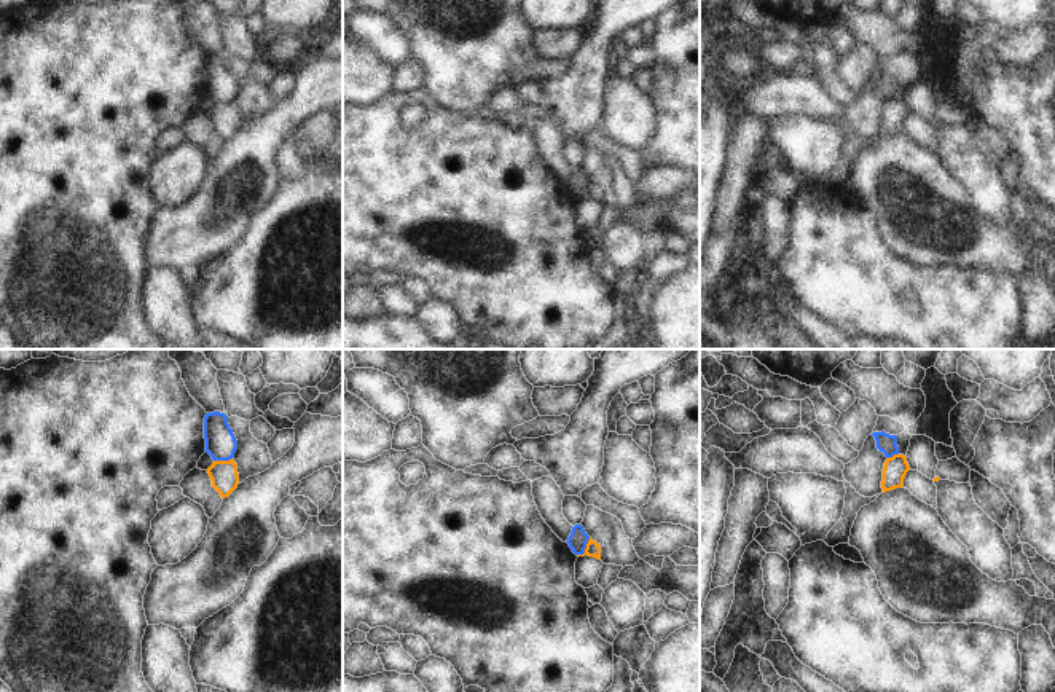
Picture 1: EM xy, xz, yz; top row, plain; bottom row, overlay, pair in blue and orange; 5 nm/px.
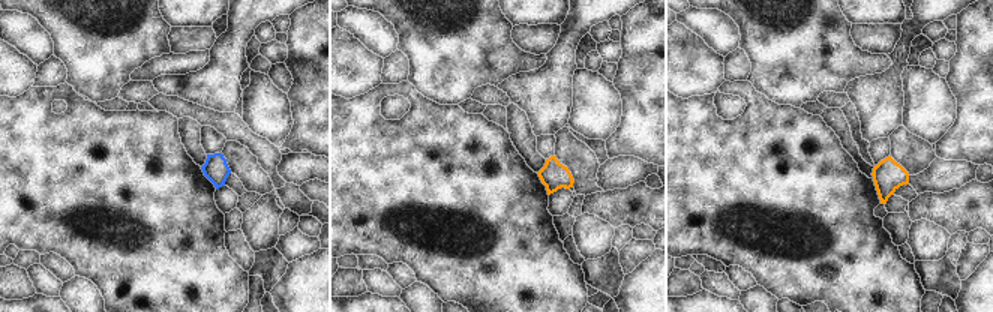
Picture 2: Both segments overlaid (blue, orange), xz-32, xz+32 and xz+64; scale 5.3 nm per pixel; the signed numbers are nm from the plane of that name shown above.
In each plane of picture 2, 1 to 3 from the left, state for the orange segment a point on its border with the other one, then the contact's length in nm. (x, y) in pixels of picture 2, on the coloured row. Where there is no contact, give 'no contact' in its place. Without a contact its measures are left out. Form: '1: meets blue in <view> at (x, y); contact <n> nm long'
1: no contact
2: no contact
3: no contact

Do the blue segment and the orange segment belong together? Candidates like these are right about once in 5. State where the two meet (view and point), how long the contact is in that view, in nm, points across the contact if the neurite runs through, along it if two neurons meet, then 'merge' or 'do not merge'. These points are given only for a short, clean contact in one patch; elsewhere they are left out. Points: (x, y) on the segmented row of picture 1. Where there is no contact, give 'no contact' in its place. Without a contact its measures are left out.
contact xz (585, 547); length 120 nm; border xz (590, 538), (585, 550), (577, 555); do not merge

